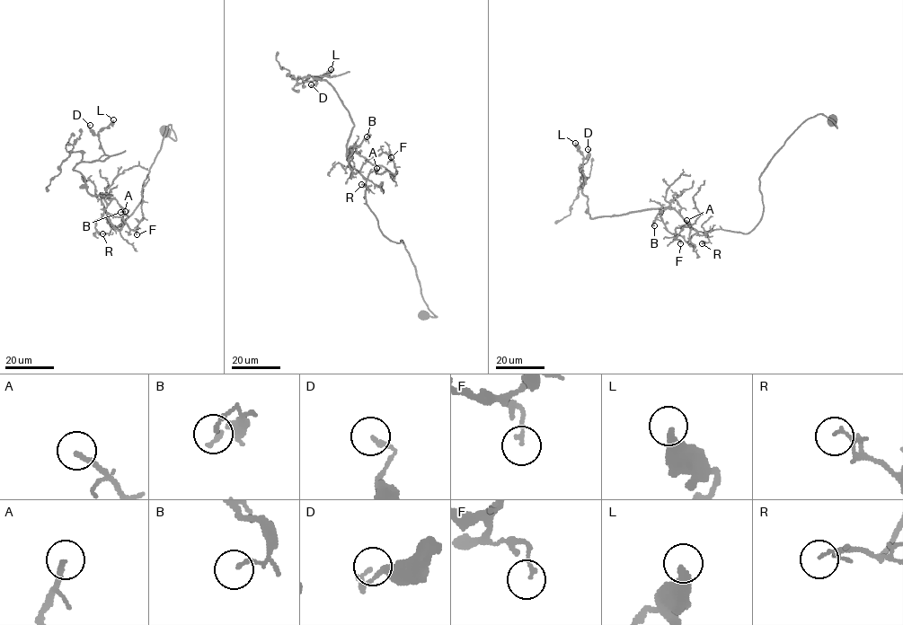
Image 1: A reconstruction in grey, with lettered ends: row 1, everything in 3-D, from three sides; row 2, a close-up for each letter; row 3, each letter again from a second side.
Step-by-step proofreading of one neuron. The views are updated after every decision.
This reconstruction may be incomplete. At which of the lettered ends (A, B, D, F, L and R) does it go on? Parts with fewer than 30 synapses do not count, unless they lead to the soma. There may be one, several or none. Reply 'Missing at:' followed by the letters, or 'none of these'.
Missing at: none of these

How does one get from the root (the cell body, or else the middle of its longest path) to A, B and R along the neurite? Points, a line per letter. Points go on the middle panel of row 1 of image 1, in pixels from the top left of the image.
A: (424, 314), (436, 316), (423, 299), (402, 240), (385, 237), (367, 204), (366, 179), (376, 168)
B: (424, 314), (436, 316), (405, 247), (380, 231), (367, 204), (366, 179), (349, 161), (349, 148), (367, 136)
R: (424, 314), (436, 316), (409, 254), (402, 240), (389, 241), (380, 231), (367, 204), (369, 189), (361, 184)

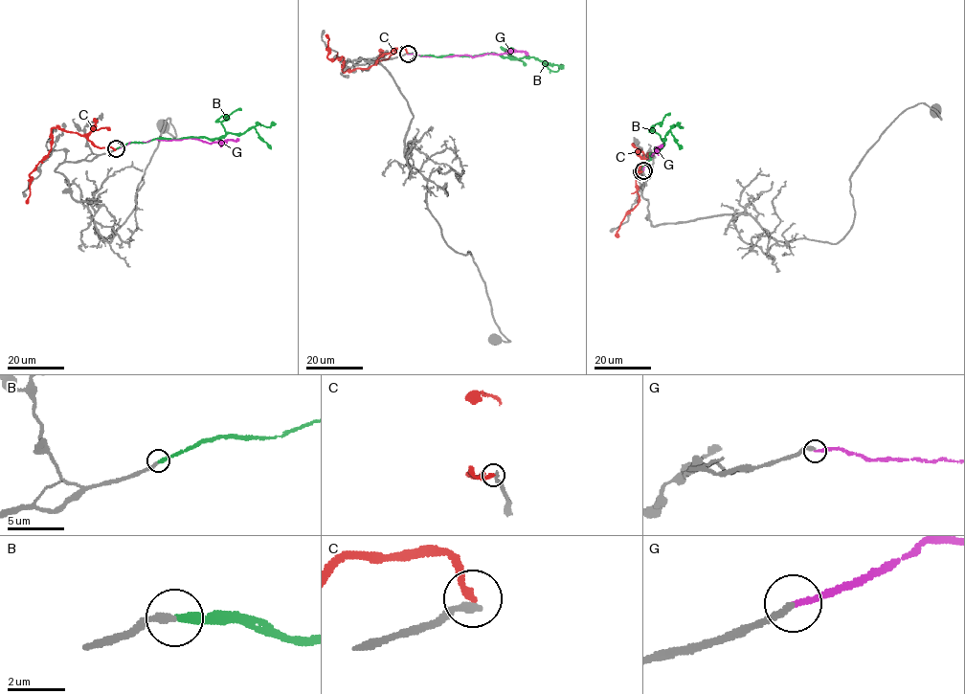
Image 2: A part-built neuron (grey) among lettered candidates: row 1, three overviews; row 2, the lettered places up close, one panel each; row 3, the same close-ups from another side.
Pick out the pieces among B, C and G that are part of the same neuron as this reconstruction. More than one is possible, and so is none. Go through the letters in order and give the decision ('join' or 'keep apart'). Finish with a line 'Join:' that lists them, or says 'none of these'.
B: join
C: keep apart
G: keep apart
Join: B

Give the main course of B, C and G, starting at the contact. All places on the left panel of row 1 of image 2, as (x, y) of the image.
B: (116, 148), (156, 139), (223, 138), (229, 133), (244, 134), (257, 124), (269, 127), (276, 123)
C: (116, 149), (96, 145), (77, 133), (52, 127), (49, 152), (29, 174), (30, 194), (26, 203)
G: (116, 148), (129, 143), (154, 139), (194, 139), (208, 143), (238, 139)

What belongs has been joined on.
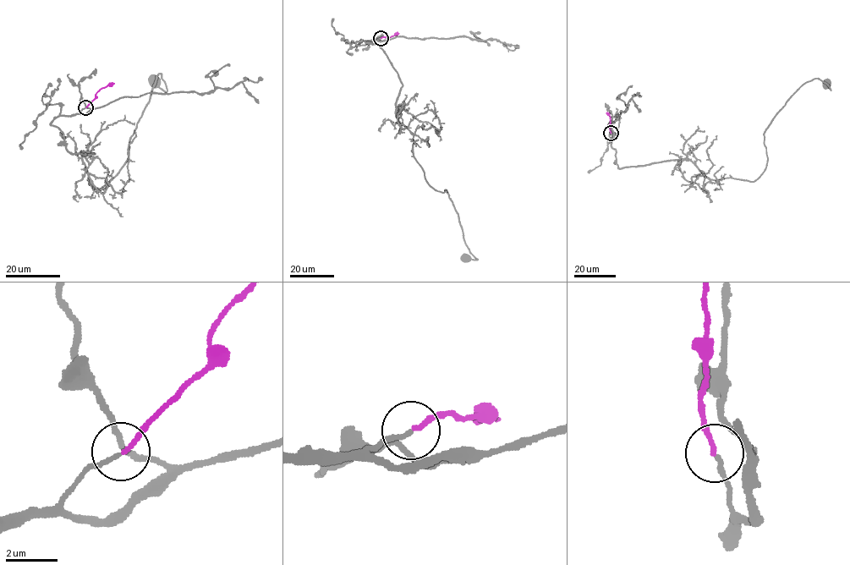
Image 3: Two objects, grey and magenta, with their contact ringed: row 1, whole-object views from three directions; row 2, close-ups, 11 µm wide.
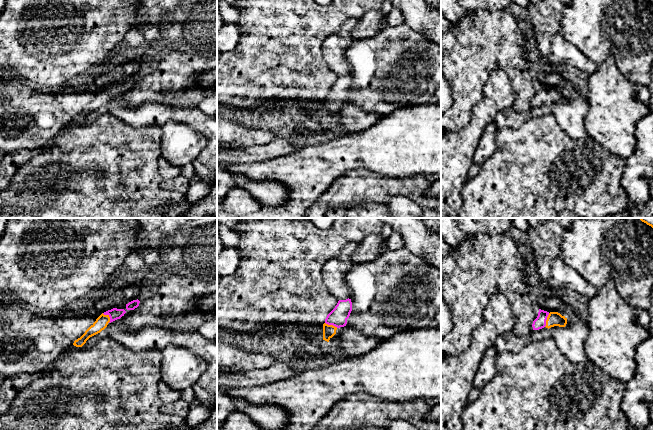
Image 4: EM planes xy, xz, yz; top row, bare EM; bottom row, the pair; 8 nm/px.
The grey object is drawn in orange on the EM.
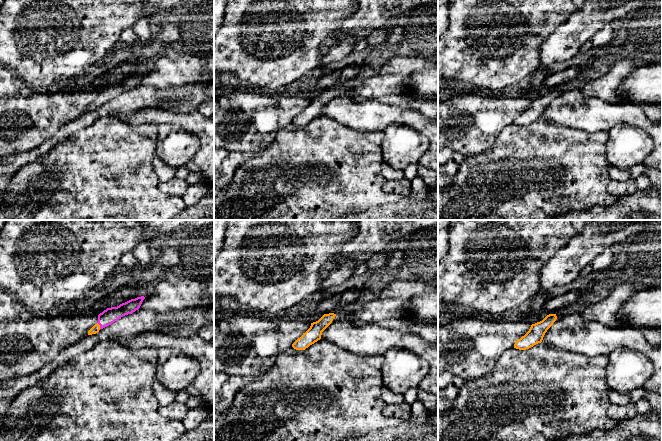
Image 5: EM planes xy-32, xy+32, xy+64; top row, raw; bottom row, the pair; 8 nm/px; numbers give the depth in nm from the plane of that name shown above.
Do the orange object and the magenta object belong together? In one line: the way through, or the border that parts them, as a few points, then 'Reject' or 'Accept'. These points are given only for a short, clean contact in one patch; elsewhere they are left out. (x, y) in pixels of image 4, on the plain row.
Path across: xy (102, 97), (108, 92), (114, 90). Accept

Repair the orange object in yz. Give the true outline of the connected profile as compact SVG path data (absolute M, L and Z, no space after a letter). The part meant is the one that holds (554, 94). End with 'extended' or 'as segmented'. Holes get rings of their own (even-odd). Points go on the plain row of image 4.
M539 85L537 94L533 97L533 106L539 106L544 103L551 104L554 102L565 103L567 94L558 88L547 88Z; extended

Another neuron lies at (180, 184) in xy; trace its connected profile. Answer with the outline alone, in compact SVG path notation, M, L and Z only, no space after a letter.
M182 175L170 180L163 180L163 182L161 183L161 187L164 190L178 192L182 195L186 195L189 186L190 186L190 179Z

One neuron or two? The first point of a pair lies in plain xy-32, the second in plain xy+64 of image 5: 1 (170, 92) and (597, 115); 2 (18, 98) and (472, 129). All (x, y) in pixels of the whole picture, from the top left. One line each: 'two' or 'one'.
1: two
2: one

